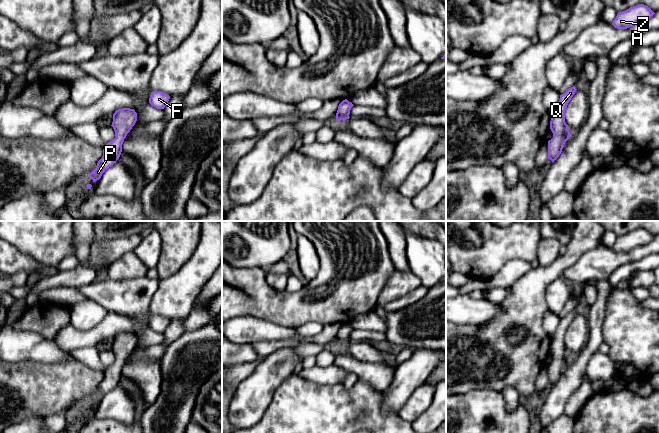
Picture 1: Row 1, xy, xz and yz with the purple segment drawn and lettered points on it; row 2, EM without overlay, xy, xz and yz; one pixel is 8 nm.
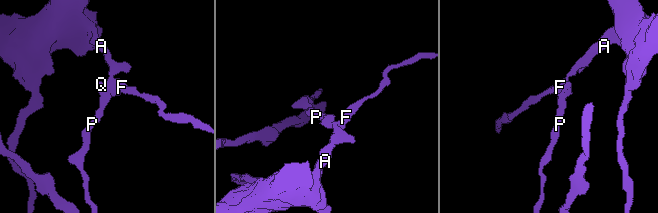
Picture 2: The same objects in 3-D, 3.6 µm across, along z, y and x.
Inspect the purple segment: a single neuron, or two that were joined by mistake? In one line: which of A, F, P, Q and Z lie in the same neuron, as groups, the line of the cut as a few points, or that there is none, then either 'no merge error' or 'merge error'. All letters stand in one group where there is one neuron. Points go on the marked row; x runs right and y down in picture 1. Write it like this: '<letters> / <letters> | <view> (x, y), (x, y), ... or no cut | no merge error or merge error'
A F Q Z / P | yz (553, 137), (561, 137), (565, 141) | merge error

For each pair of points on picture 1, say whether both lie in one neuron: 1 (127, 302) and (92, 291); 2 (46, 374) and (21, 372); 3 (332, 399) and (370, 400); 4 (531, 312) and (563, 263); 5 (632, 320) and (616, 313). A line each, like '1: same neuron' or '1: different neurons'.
1: same neuron
2: same neuron
3: same neuron
4: same neuron
5: same neuron

